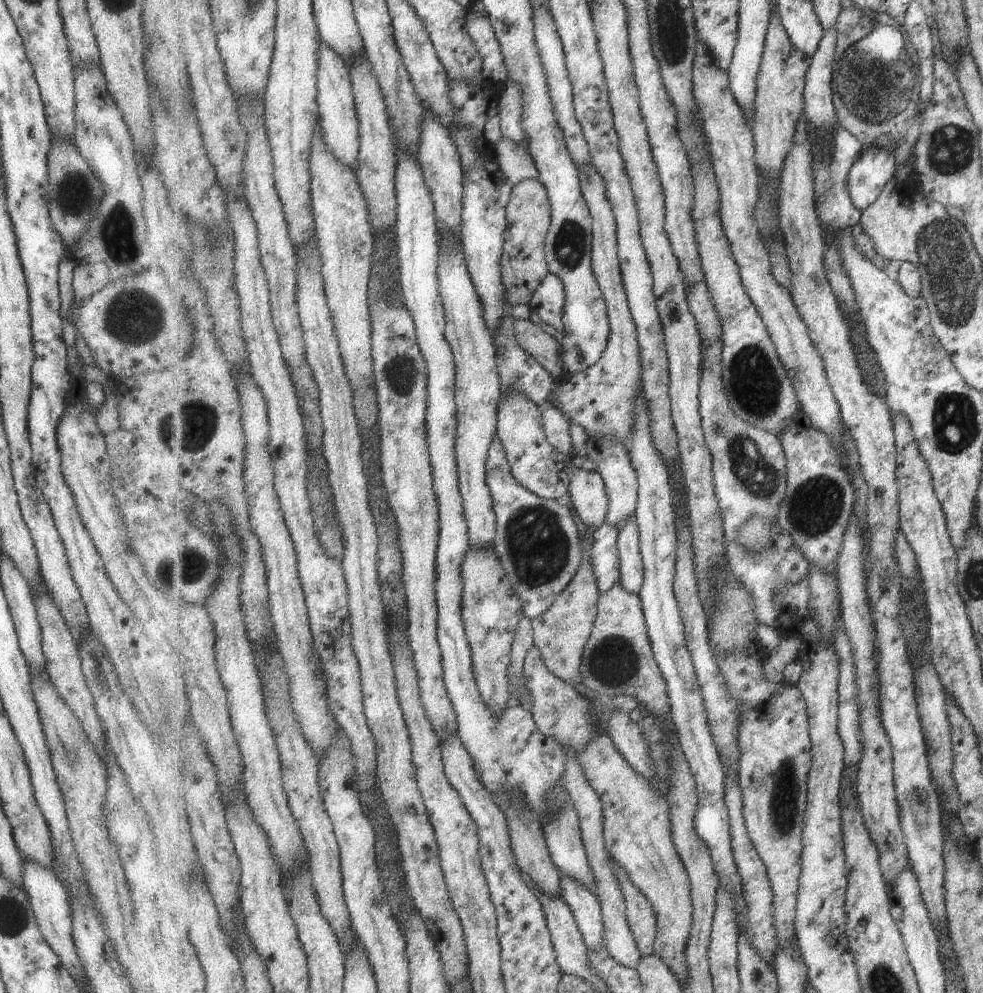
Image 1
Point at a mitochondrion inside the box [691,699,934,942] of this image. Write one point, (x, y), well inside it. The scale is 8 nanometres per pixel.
(784, 805)

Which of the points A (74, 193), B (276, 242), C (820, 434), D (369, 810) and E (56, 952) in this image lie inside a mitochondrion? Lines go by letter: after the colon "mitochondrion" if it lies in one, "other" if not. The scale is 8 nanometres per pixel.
A: mitochondrion
B: other
C: other
D: other
E: other

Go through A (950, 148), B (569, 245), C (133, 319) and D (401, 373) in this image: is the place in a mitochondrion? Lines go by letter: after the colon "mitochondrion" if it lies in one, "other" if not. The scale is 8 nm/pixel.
A: mitochondrion
B: mitochondrion
C: mitochondrion
D: mitochondrion

